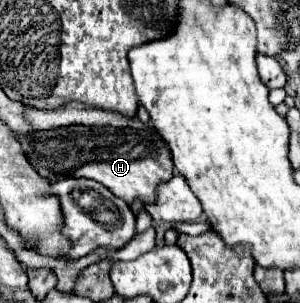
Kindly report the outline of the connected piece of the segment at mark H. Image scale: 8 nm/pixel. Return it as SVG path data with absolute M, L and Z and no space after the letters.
M64 126L54 130L38 130L32 136L20 136L16 138L22 142L22 148L26 156L30 158L30 164L36 168L36 172L52 182L58 182L68 176L78 178L90 178L96 180L108 190L112 190L116 196L120 196L124 202L132 204L134 200L142 200L144 204L152 204L156 200L156 190L162 182L168 182L174 176L174 164L168 144L162 140L162 136L152 128L114 128L114 126Z

